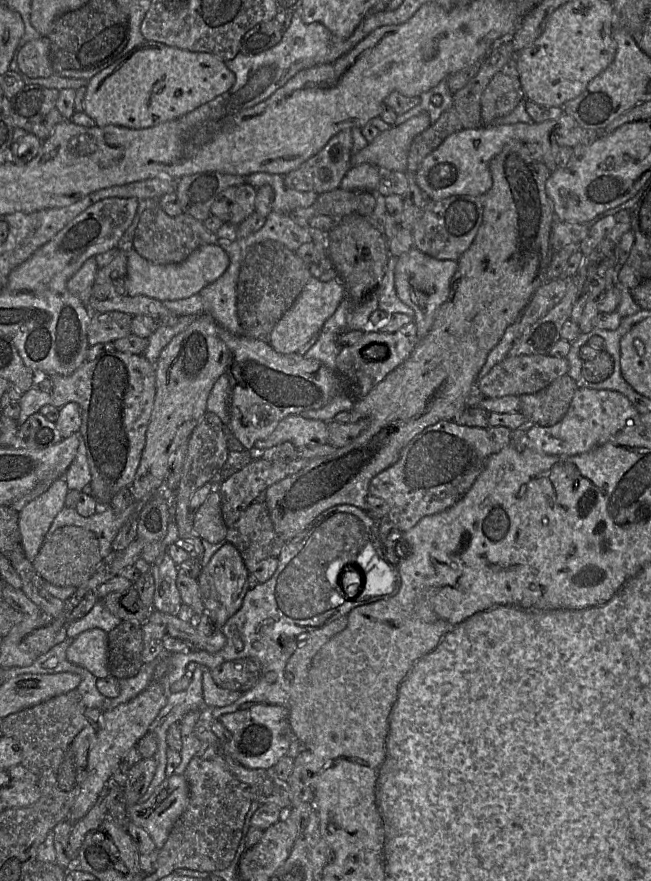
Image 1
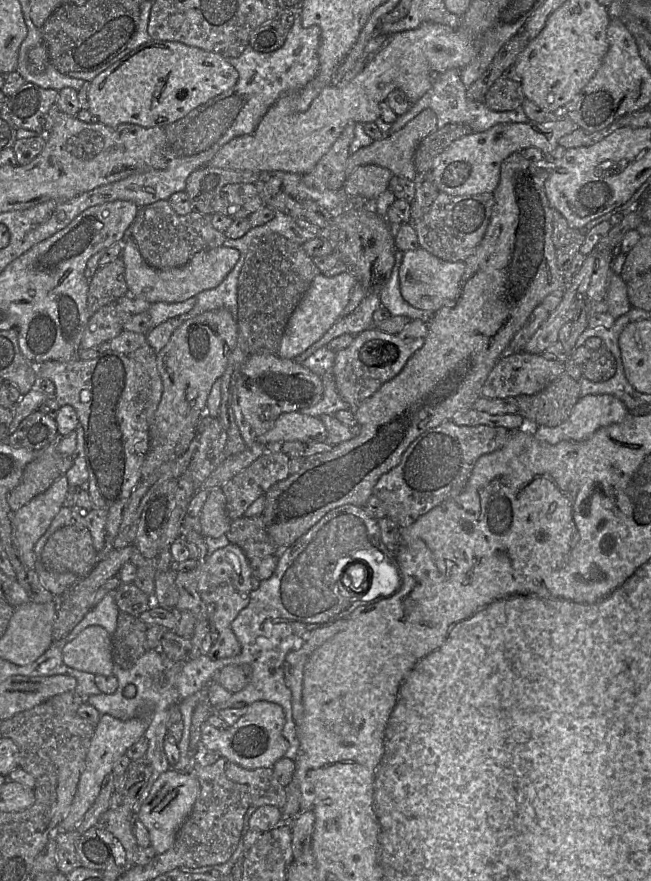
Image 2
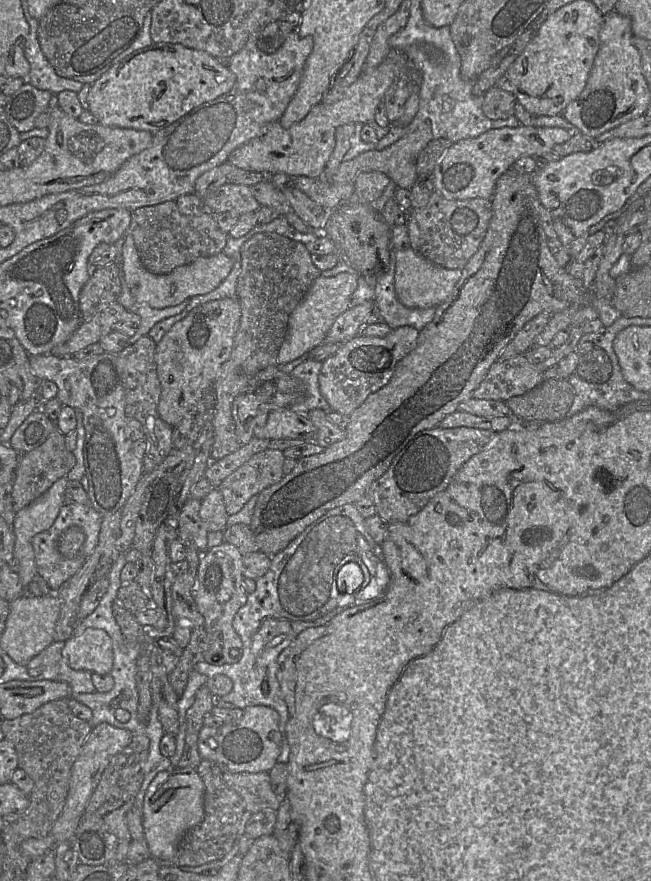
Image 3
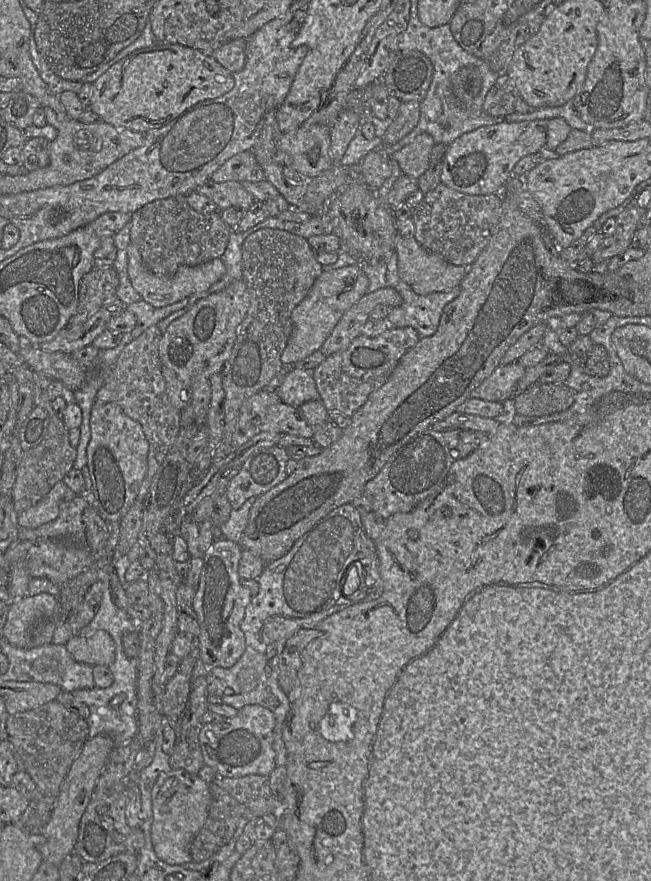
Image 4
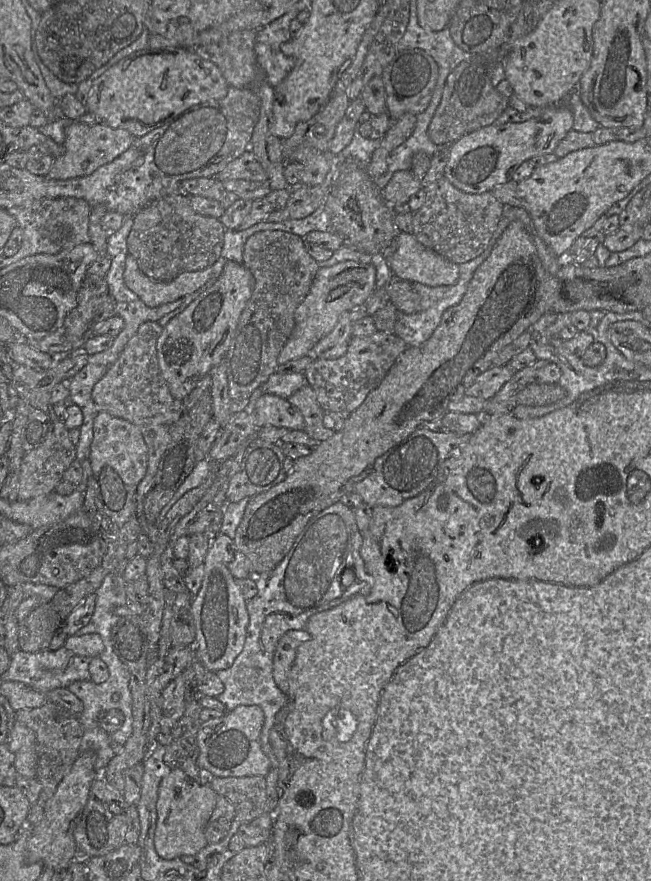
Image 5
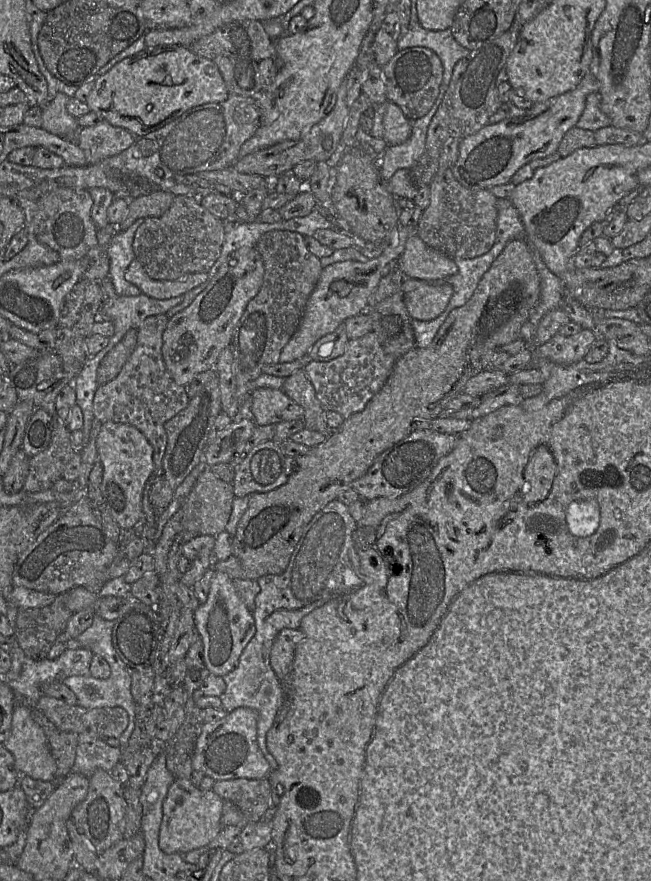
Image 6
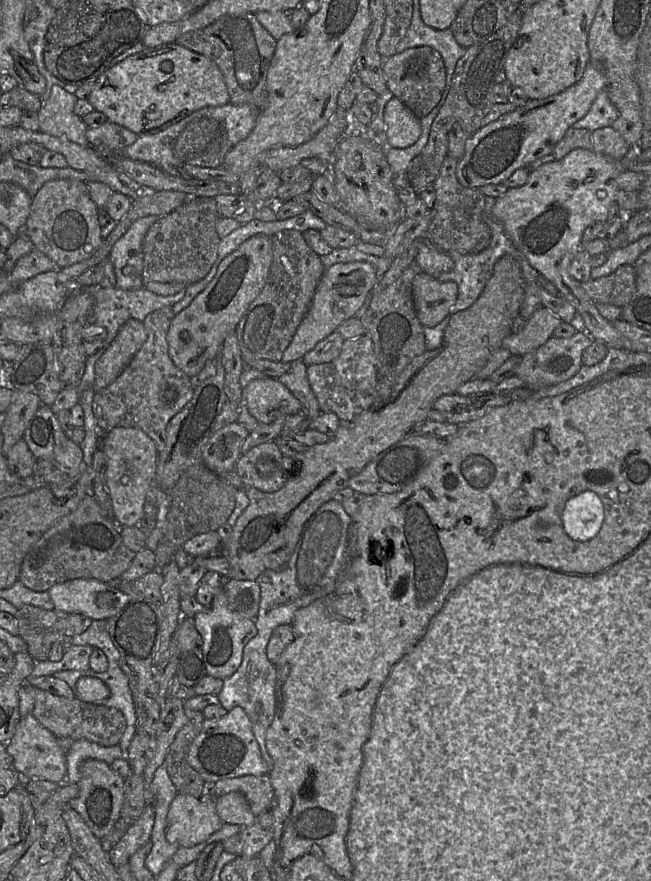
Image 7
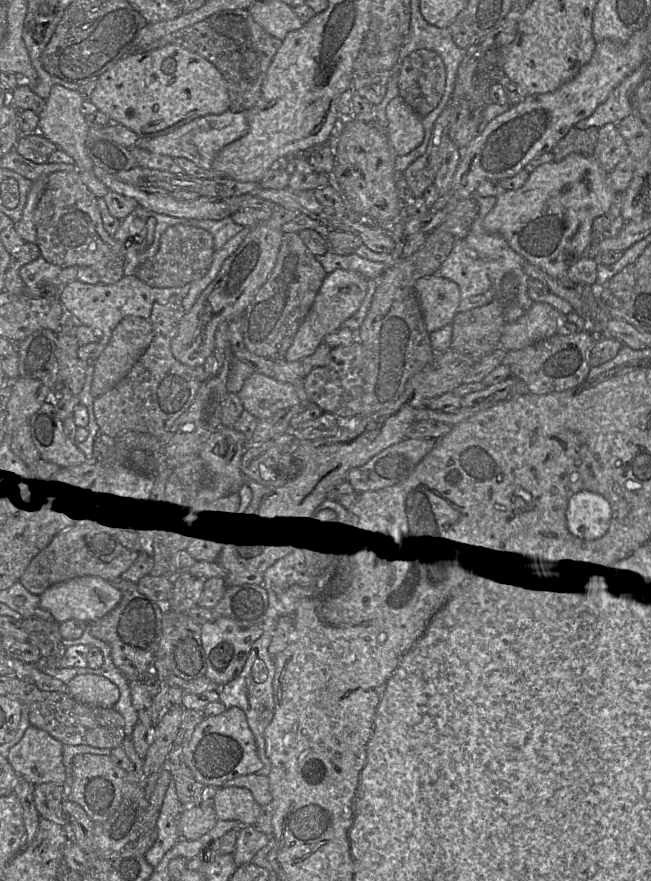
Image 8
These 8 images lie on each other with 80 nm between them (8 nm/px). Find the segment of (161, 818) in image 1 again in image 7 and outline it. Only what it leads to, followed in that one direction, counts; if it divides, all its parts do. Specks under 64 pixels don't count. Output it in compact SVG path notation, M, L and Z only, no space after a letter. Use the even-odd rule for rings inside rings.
M178 793L173 799L167 814L166 839L182 847L193 847L207 840L220 829L222 821L216 811L216 798L200 797Z

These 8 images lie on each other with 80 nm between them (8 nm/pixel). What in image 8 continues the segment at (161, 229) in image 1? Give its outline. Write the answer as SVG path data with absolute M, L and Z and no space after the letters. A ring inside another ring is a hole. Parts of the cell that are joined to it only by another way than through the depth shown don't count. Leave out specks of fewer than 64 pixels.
M173 225L162 234L156 254L138 267L135 276L153 288L183 287L205 276L214 252L213 236L208 231L191 225Z

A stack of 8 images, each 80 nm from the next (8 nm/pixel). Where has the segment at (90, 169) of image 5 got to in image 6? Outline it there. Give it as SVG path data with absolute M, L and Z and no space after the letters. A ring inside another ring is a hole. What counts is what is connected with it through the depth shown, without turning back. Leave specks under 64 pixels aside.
M102 121L95 126L81 127L75 142L84 151L88 165L95 165L129 148L135 141L135 138L136 136L128 130Z

